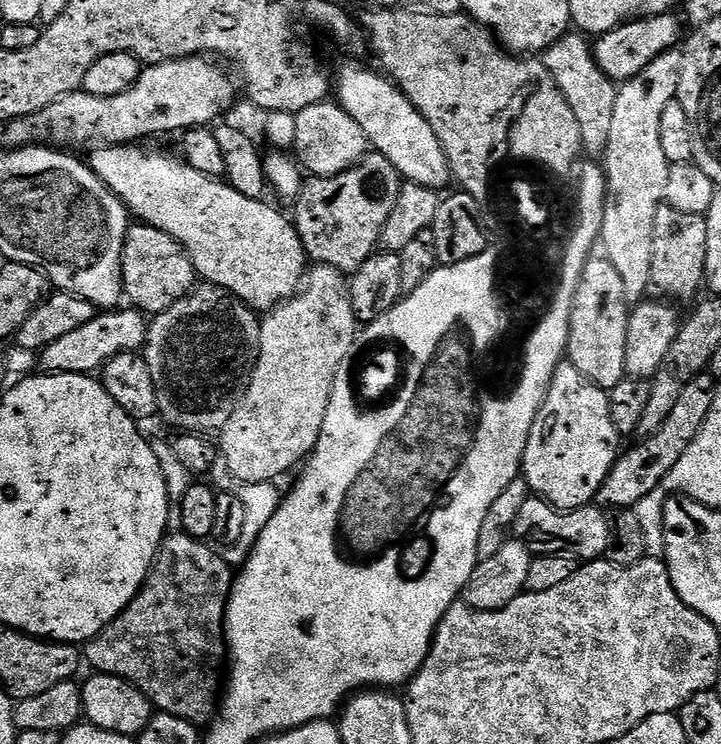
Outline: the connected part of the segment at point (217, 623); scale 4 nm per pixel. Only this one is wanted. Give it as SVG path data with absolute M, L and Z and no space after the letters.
M183 530L165 535L140 593L114 622L110 622L110 626L103 628L86 645L87 663L92 663L96 672L121 676L146 694L153 709L193 722L207 721L217 715L222 699L222 677L226 672L224 615L232 593L234 568L232 572L233 565L227 559L224 561L210 545Z

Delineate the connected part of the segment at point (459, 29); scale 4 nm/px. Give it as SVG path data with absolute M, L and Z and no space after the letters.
M376 8L364 16L372 35L372 46L380 58L379 67L410 98L410 102L430 122L452 168L452 174L463 191L472 196L483 194L488 156L500 140L500 128L508 128L508 116L524 104L528 84L548 84L550 70L540 58L521 58L505 48L495 35L467 14L449 12L415 12L412 8Z

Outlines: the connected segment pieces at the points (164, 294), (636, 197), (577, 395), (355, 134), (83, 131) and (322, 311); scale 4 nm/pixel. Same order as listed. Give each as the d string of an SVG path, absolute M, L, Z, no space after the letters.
M143 222L133 223L128 229L122 268L125 297L145 314L155 314L174 306L174 302L188 295L194 287L194 269L188 251L169 232Z
M671 48L654 58L644 70L617 87L614 118L610 125L610 138L602 157L604 175L608 178L608 196L604 200L604 221L600 227L603 255L618 269L622 286L626 286L629 305L635 306L649 295L652 288L652 263L654 262L654 218L666 194L666 178L670 178L669 162L662 151L662 110L676 99L683 51Z
M561 362L554 370L554 378L550 382L548 393L544 395L544 405L538 410L538 414L530 426L530 434L528 435L526 450L524 451L522 478L526 481L529 489L531 489L535 495L547 500L548 503L554 505L556 508L587 508L597 499L597 497L599 497L602 482L606 482L610 470L616 465L616 458L621 455L622 452L620 443L622 443L622 437L619 430L616 428L616 423L612 417L612 401L609 393L605 391L605 389L598 387L594 382L590 382L590 378L586 378L582 374L582 370L578 370L578 366L574 366L567 362Z
M321 102L306 106L295 113L297 120L297 138L294 145L294 156L302 165L305 173L312 176L337 176L359 164L363 156L368 155L370 145L368 136L350 118L345 108L336 102Z
M199 54L197 56L186 56L181 60L167 60L166 62L162 62L161 64L149 64L147 67L141 71L140 76L134 82L134 86L130 86L127 88L125 92L122 94L118 94L117 96L95 96L94 94L90 94L89 92L85 92L83 90L78 92L71 92L70 94L66 94L60 100L54 102L48 108L43 108L40 112L36 113L34 116L20 116L16 120L7 121L6 127L8 128L4 132L4 140L9 149L14 148L22 148L25 146L36 146L41 142L47 142L52 146L68 146L64 144L88 144L91 145L93 142L99 142L104 146L111 146L114 144L125 144L127 142L144 142L147 136L158 136L162 132L177 132L177 134L183 133L185 130L190 128L198 128L201 126L211 125L213 122L219 121L221 119L220 116L223 112L228 112L232 108L232 103L236 100L236 84L231 80L230 77L227 76L226 73L223 72L222 69L219 68L216 64L217 61L215 59L209 58L207 55Z
M313 263L305 271L296 294L280 301L263 317L260 357L250 378L250 386L234 414L230 414L230 422L226 422L226 426L218 433L219 455L226 458L226 464L230 470L234 470L234 474L238 474L238 478L246 482L276 482L281 479L279 476L283 472L290 471L296 463L299 465L312 455L312 449L320 440L326 410L330 406L330 394L334 390L338 366L342 366L346 350L354 347L358 340L358 321L350 302L348 282L349 277L337 268Z

